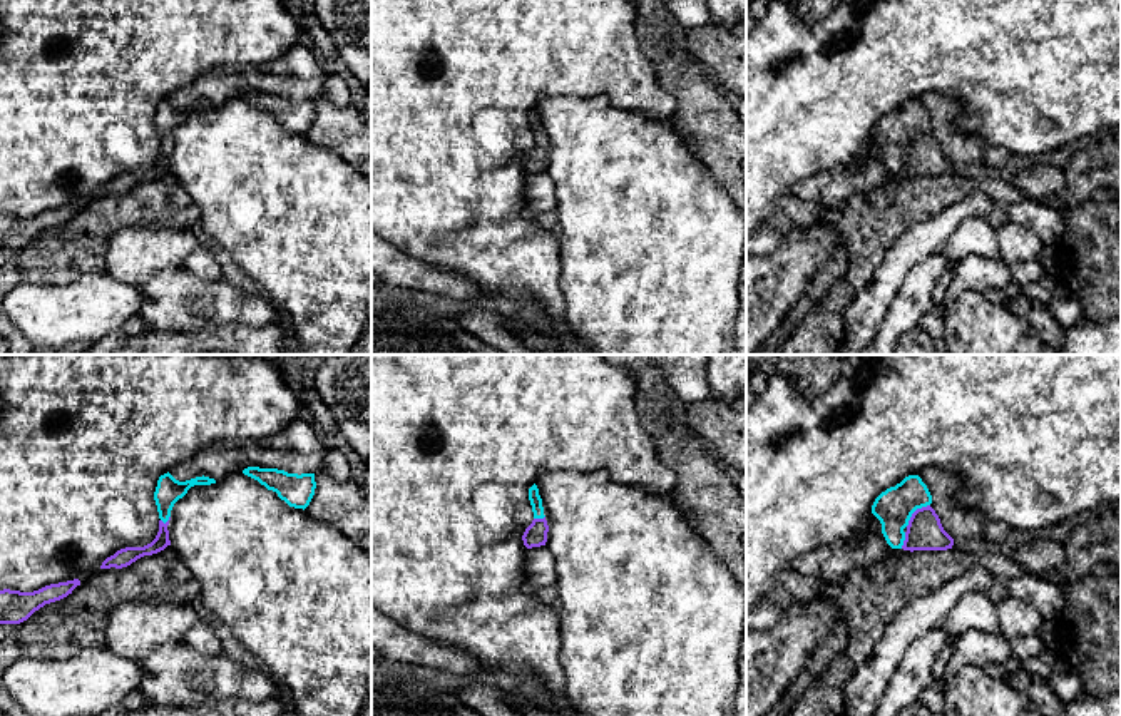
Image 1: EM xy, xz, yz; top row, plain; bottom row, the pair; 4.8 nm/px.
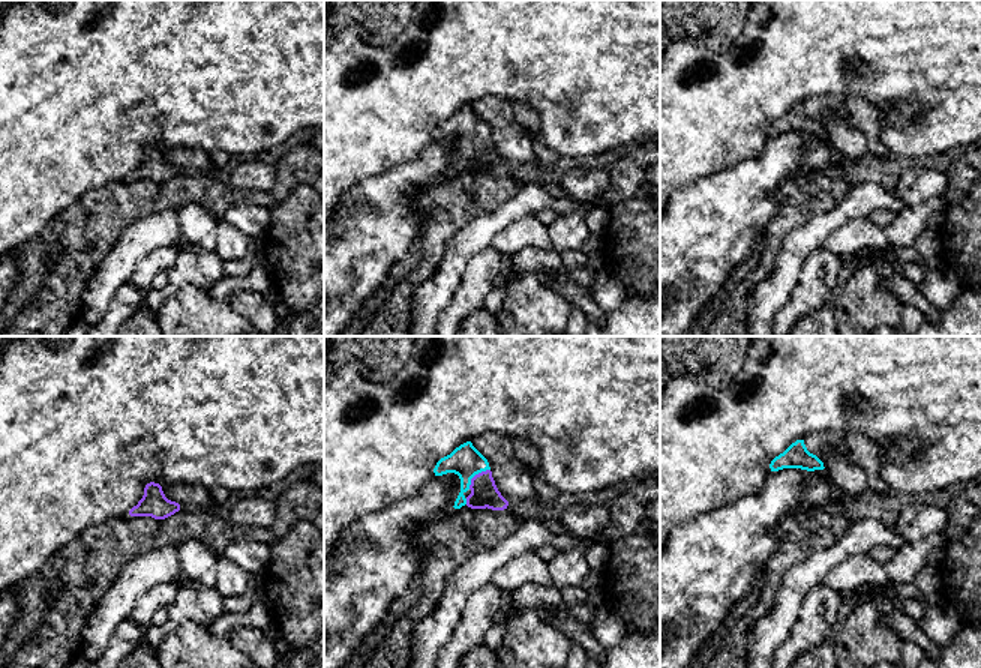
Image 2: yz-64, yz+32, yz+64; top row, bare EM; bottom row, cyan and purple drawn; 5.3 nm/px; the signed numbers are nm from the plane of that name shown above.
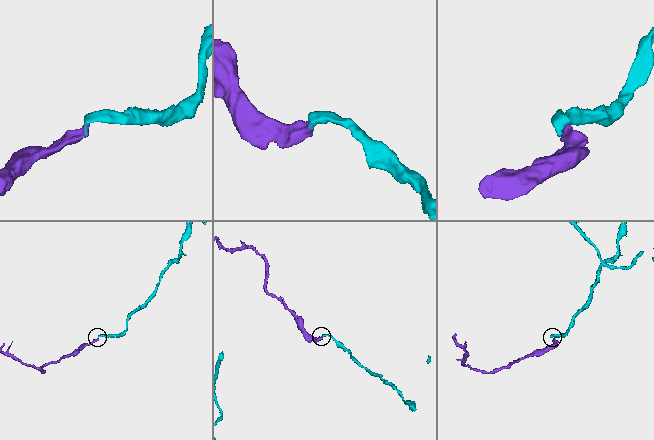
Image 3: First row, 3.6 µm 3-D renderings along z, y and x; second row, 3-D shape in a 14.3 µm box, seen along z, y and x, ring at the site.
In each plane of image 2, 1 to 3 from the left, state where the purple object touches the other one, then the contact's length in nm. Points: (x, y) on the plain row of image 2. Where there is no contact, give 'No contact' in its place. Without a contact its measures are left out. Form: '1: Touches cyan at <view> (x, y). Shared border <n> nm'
1: No contact
2: Touches cyan at yz+32 (476, 137). Shared border 160 nm
3: No contact

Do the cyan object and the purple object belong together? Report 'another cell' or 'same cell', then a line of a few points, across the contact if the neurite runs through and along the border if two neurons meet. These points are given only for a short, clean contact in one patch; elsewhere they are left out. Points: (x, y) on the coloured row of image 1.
same cell; line yz (894, 507), (914, 511), (924, 526), (924, 532)

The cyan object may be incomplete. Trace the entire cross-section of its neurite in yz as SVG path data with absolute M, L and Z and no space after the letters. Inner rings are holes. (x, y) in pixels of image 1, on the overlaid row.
M909 475L875 499L872 514L880 520L882 534L892 549L952 549L954 539L944 530L930 504L932 495L922 478Z

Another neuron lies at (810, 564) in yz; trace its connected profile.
M837 542L833 545L828 545L828 547L823 547L823 549L816 549L813 552L808 552L805 555L800 555L793 562L793 569L798 574L801 574L801 575L822 579L822 569L823 569L823 565L828 562L828 559L832 557L833 550L837 547L840 547L840 545L842 544Z

